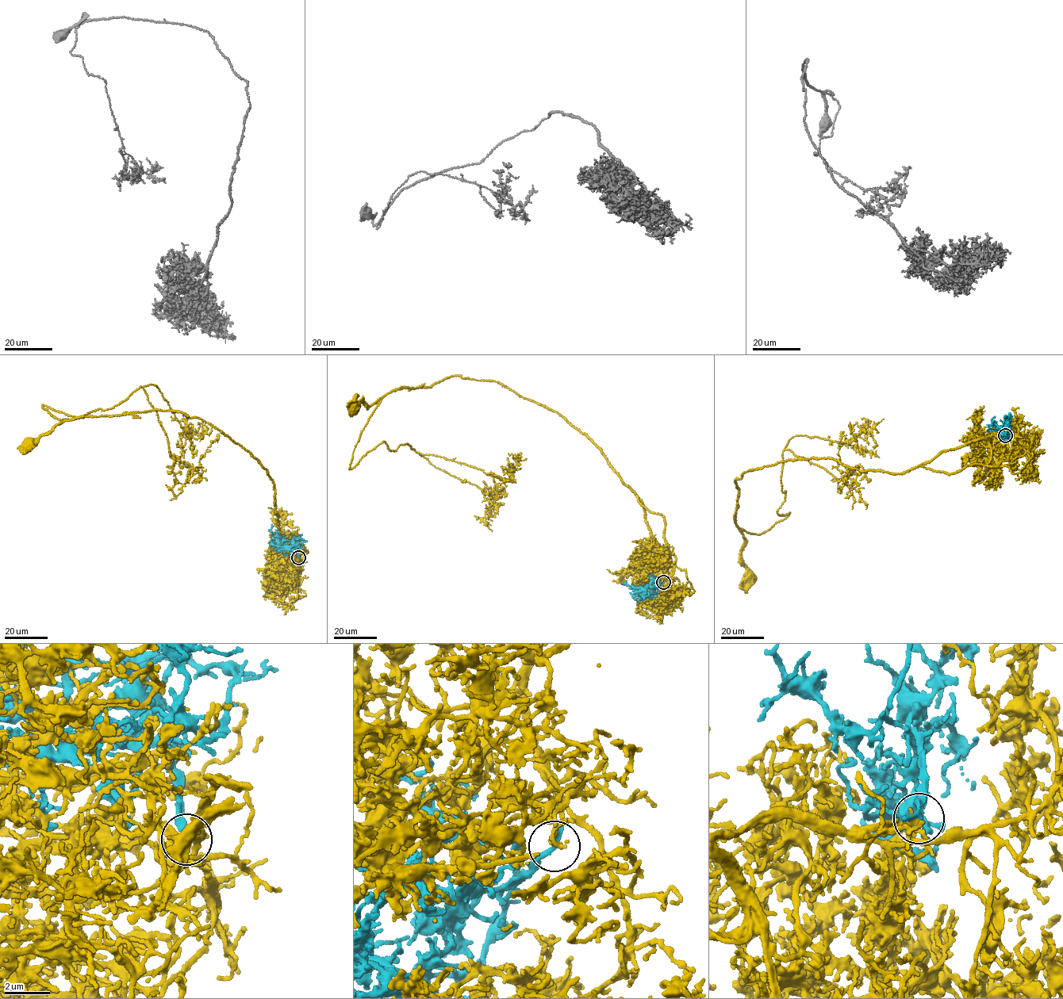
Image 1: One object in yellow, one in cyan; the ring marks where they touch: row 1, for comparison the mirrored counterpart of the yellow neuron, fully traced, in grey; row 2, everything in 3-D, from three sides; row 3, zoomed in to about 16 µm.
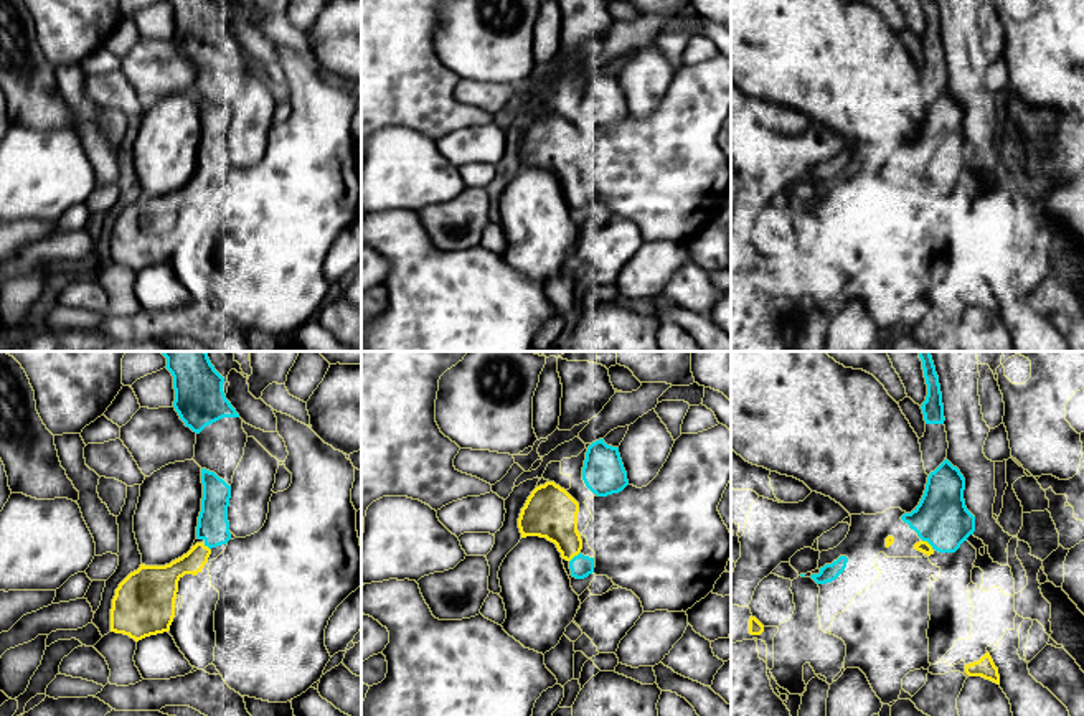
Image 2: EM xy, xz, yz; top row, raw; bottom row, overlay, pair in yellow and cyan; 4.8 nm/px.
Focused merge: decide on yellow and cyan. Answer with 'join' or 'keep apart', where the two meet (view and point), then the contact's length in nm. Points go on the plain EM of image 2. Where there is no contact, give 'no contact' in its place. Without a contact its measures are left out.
join; contact yz (929, 175); length 80 nm

